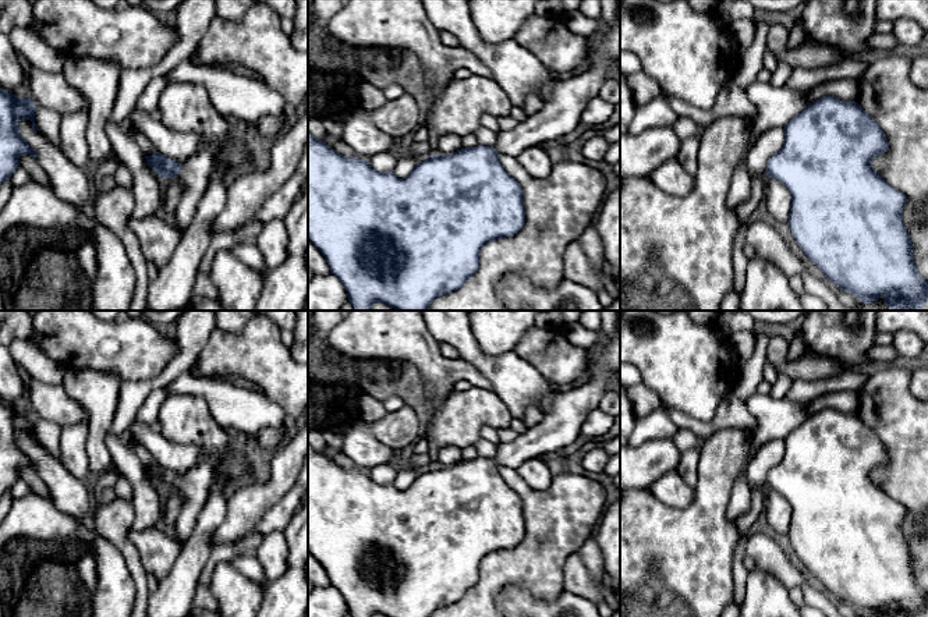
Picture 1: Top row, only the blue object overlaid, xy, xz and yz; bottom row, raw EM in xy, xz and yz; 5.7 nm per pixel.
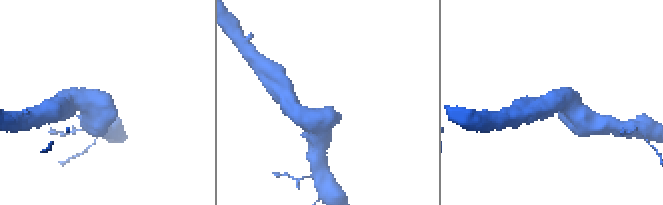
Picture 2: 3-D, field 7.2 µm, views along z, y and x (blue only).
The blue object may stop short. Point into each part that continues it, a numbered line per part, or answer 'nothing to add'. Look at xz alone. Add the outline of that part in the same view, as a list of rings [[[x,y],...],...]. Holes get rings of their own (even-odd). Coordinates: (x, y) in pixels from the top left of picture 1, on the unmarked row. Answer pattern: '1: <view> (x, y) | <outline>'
1: xz (562, 426) | [[[620,336],[591,350],[588,379],[557,391],[549,414],[518,435],[514,442],[499,443],[493,461],[500,467],[517,467],[531,458],[564,448],[581,436],[581,425],[591,409],[598,408],[609,379],[620,369]]]

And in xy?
1: xy (197, 482) | [[[201,457],[183,475],[178,486],[184,496],[184,504],[176,521],[176,536],[185,543],[192,535],[195,521],[210,493],[212,485],[216,481],[216,474],[212,468],[212,461]]]

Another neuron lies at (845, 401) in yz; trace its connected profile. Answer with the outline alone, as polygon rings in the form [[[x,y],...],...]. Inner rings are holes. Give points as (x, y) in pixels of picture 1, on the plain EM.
[[[840,391],[840,393],[830,393],[830,394],[818,397],[812,400],[810,404],[807,404],[807,418],[823,408],[835,408],[844,414],[857,414],[858,393]]]

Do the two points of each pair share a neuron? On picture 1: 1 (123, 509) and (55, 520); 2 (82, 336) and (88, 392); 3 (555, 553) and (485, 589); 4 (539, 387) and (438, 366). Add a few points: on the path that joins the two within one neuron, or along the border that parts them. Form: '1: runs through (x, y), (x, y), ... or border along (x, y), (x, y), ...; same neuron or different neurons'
1: border along (80, 527), (71, 536); different neurons
2: border along (68, 369), (95, 369), (116, 378); different neurons
3: runs through (538, 560), (534, 564), (510, 566), (502, 573); same neuron
4: border along (457, 358), (474, 366); different neurons

